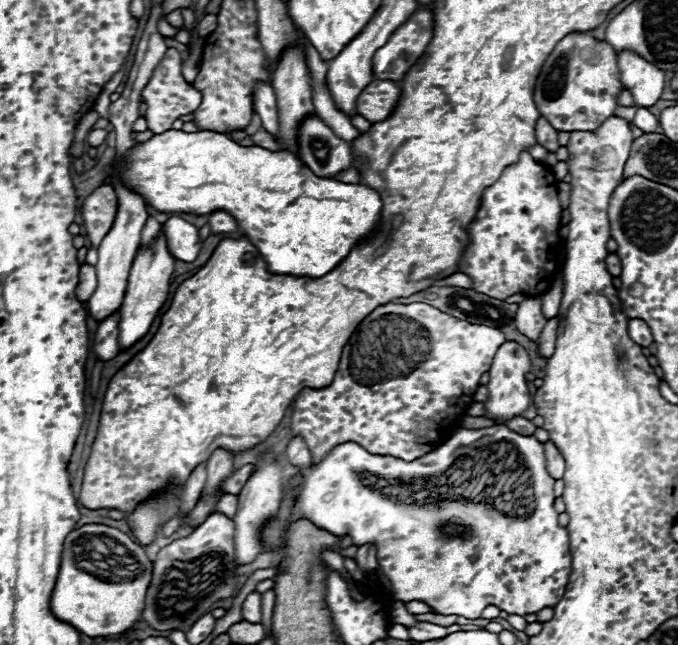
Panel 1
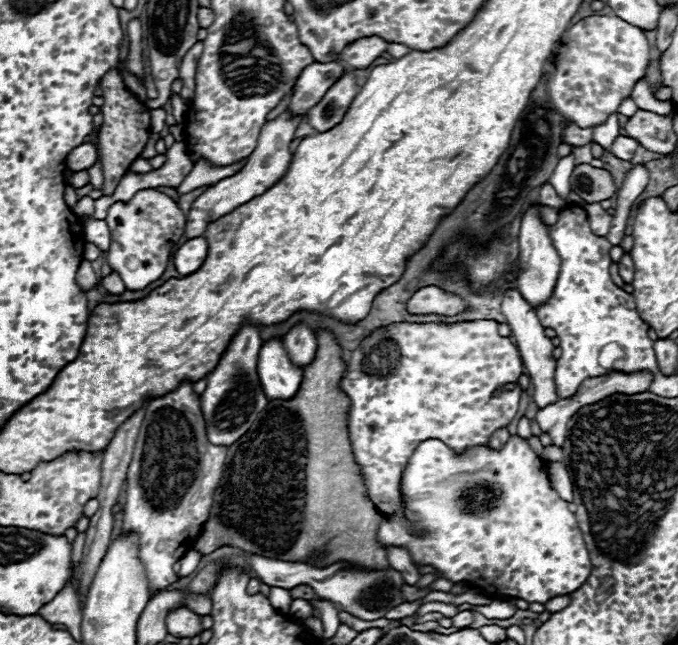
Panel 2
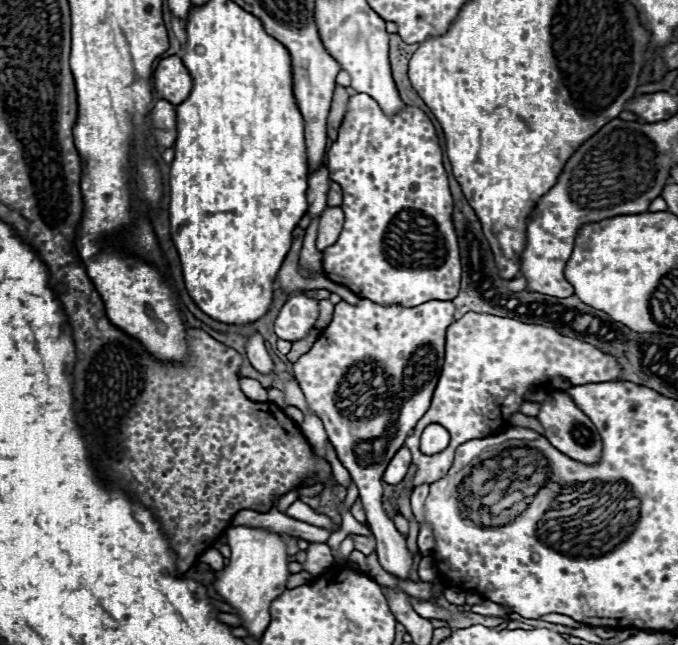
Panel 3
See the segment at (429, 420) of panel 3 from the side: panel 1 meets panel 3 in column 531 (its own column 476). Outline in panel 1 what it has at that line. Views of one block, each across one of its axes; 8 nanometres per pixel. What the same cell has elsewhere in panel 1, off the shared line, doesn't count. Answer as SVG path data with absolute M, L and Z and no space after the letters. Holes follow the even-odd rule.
M388 302L384 306L378 306L374 312L370 312L360 322L356 332L350 336L348 344L342 350L340 368L338 368L334 380L330 382L330 386L326 386L326 388L306 388L296 396L294 412L292 412L292 424L290 424L292 434L294 436L300 434L304 438L304 442L306 442L306 446L308 446L312 458L314 458L314 464L322 462L322 458L326 458L326 454L330 454L330 450L334 446L342 444L342 442L358 442L370 454L386 454L386 456L402 458L406 462L410 462L414 458L420 458L422 454L428 454L430 450L436 450L442 442L446 442L446 438L450 438L458 430L456 422L466 414L468 406L472 404L472 396L480 386L480 376L490 370L492 360L494 360L494 356L496 356L496 352L498 352L498 348L502 346L504 340L506 340L506 336L504 336L504 332L500 328L482 326L482 324L470 324L466 320L444 314L444 312L432 308L430 304L424 304L424 302L414 302L414 304L392 304L392 302Z

